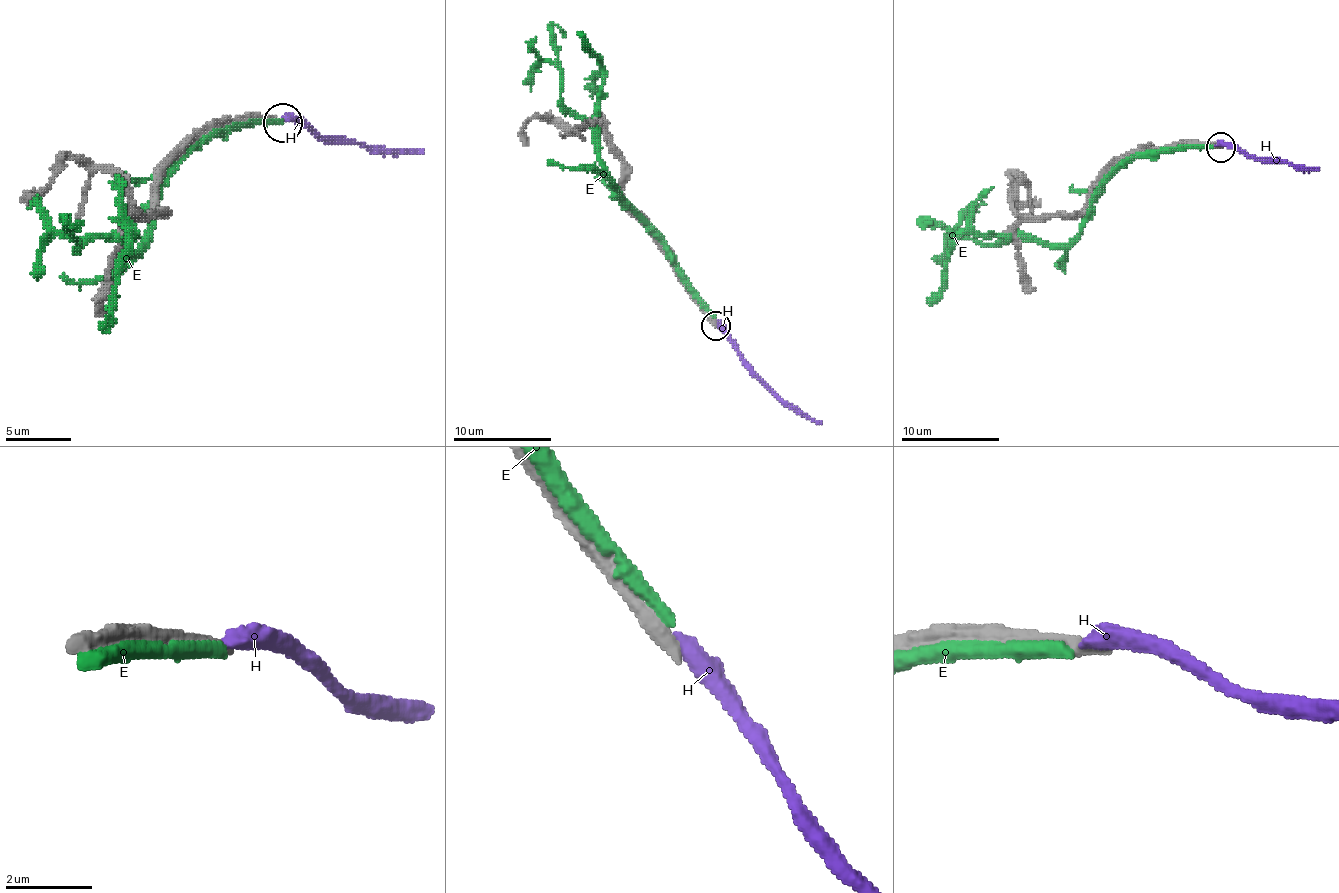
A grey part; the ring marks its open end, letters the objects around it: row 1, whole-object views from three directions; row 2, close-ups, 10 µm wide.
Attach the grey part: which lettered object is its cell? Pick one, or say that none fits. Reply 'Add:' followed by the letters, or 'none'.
Add: none

